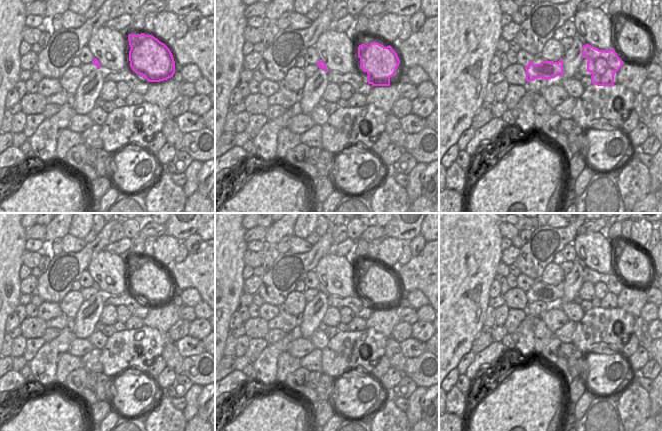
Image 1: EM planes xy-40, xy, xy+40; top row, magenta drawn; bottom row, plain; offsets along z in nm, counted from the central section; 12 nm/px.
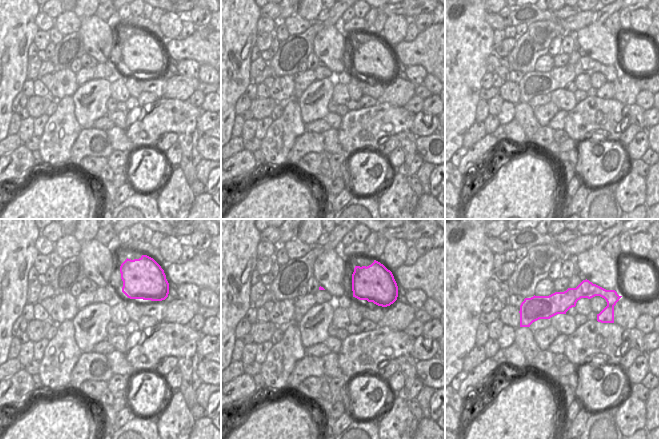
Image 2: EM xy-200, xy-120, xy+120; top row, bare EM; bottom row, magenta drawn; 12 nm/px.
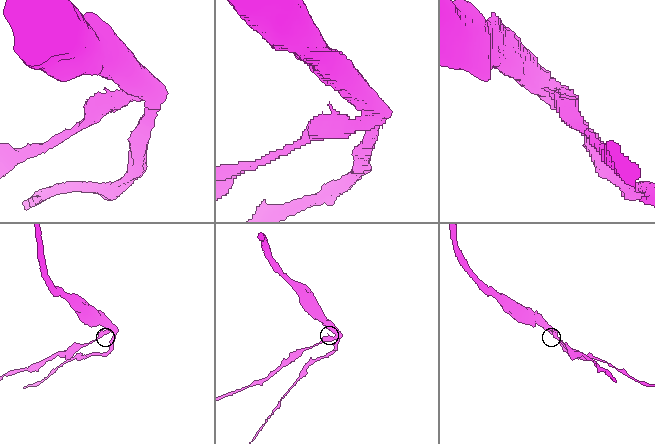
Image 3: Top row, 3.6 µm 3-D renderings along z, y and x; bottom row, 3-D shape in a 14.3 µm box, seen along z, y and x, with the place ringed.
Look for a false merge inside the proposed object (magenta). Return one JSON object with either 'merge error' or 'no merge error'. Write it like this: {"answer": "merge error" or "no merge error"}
{"answer": "merge error"}

